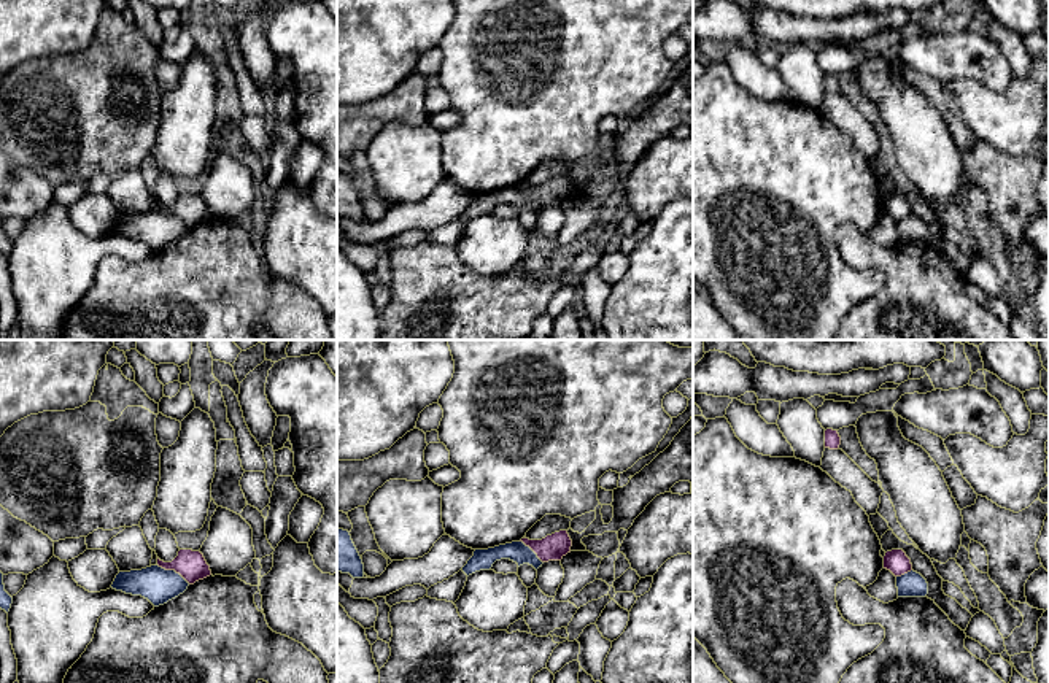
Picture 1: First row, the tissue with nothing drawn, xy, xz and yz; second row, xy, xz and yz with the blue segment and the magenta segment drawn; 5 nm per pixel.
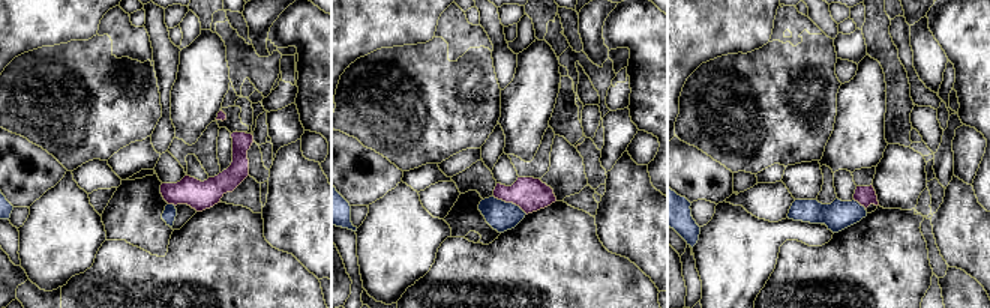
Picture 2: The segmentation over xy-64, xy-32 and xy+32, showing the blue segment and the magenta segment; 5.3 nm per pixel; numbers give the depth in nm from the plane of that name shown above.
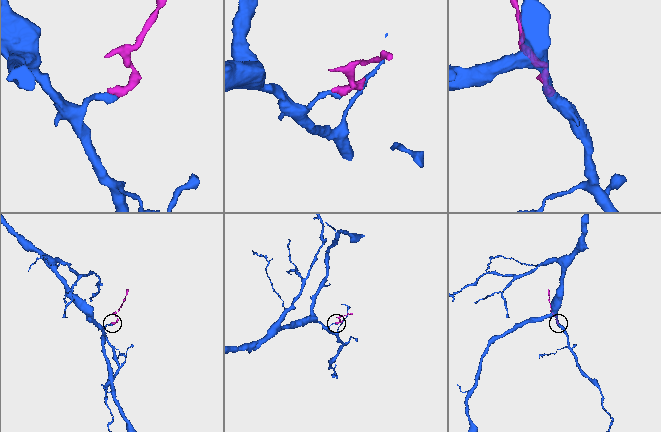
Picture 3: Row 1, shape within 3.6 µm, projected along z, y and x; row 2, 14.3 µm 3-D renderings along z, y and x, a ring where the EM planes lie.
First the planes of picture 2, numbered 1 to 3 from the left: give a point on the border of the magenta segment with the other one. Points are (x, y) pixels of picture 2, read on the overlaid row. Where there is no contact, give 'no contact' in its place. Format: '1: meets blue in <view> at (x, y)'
1: meets blue in xy-64 at (171, 205)
2: meets blue in xy-32 at (510, 203)
3: meets blue in xy+32 at (858, 203)

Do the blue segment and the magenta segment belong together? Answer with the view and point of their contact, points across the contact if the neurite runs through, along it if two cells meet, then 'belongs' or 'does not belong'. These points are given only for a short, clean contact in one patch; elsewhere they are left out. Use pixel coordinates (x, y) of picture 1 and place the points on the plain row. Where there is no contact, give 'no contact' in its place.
contact xy (174, 215); border xy (158, 208), (174, 213), (189, 227); does not belong

